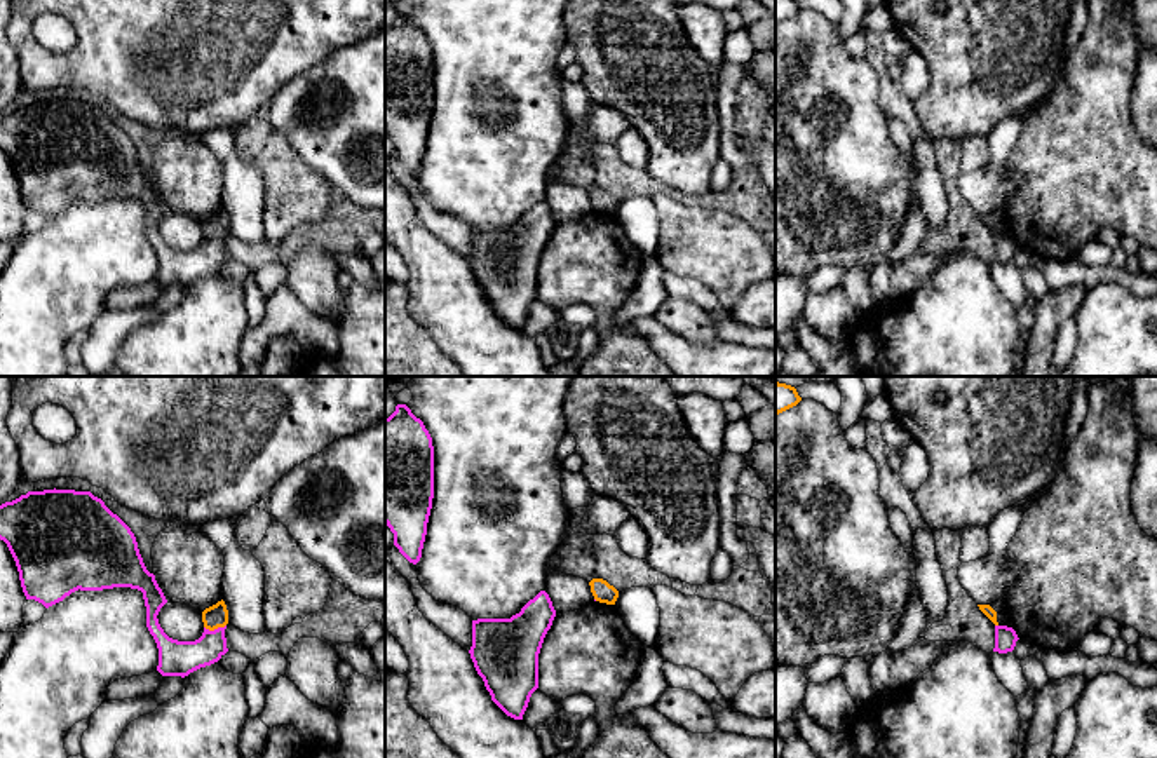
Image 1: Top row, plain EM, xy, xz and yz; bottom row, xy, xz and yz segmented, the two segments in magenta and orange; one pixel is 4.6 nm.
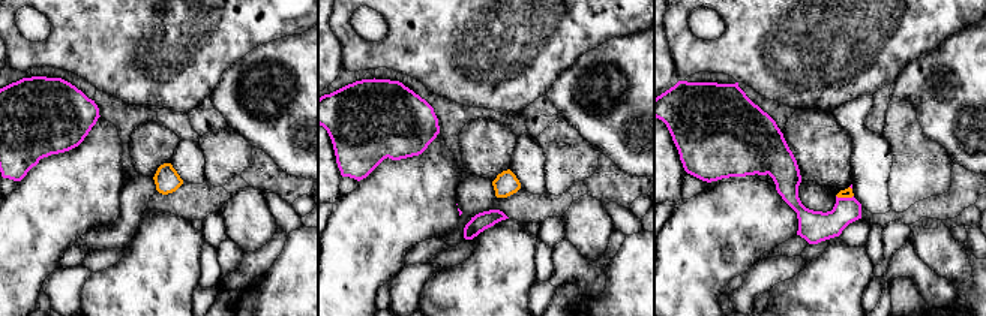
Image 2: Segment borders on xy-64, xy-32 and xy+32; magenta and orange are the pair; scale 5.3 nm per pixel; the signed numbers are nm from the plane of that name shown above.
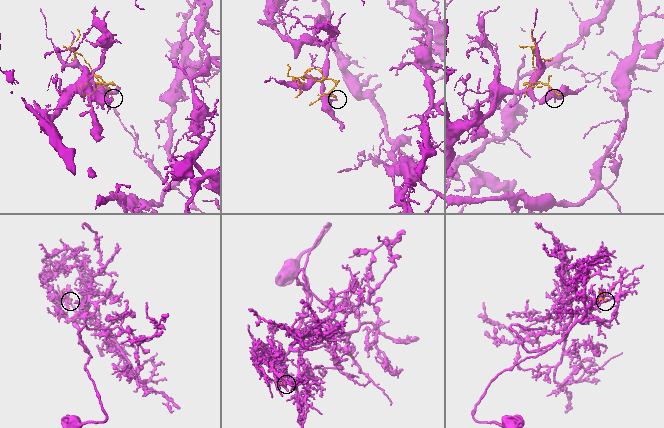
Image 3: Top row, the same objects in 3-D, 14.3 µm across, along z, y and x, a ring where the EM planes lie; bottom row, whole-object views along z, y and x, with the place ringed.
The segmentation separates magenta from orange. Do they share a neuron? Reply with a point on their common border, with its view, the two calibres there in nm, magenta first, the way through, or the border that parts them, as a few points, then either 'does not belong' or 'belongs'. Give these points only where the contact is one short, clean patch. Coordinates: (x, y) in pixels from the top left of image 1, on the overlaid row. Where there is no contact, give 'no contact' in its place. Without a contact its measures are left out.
contact xy (215, 629); calibres 160 and 110 nm; does not belong

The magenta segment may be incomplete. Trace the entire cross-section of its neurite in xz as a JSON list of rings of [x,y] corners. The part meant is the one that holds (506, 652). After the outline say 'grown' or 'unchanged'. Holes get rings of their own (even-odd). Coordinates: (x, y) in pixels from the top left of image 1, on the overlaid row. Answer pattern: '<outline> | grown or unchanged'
[[[545,591],[511,619],[472,620],[469,650],[491,700],[511,718],[523,720],[538,688],[538,653],[556,610]]] | unchanged

